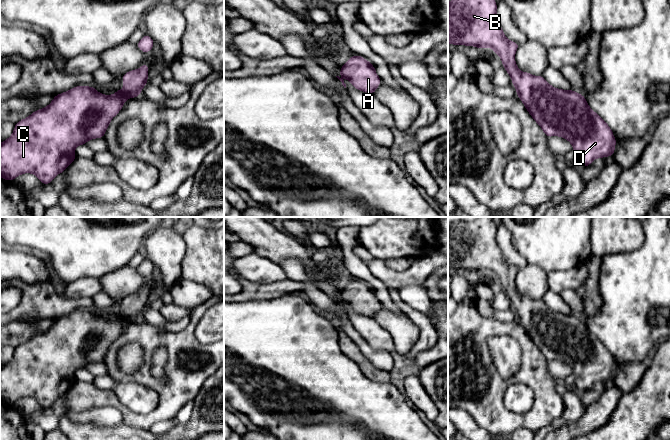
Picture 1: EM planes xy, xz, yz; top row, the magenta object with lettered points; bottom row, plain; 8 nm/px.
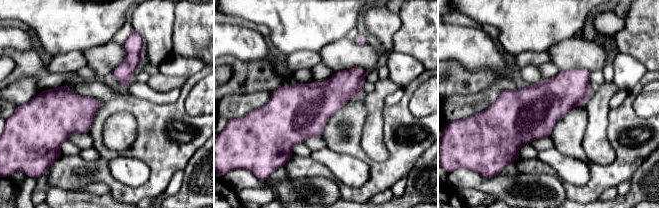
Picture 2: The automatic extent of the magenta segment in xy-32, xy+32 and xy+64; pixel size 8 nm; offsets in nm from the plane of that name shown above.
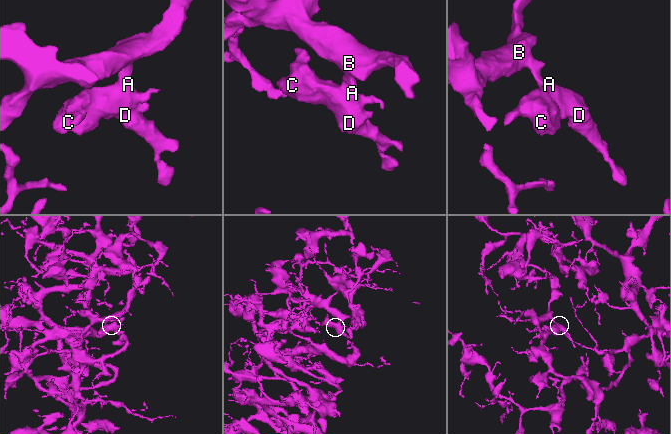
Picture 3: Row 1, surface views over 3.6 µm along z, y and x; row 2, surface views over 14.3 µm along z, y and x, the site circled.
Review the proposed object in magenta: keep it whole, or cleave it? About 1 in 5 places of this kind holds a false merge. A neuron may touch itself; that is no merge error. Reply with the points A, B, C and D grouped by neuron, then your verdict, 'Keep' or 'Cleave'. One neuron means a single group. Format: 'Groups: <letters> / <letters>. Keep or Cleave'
Groups: A B C D. Keep

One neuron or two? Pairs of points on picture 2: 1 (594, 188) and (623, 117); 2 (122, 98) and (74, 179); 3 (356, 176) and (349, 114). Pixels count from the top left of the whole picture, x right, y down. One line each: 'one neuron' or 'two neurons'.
1: one neuron
2: one neuron
3: two neurons

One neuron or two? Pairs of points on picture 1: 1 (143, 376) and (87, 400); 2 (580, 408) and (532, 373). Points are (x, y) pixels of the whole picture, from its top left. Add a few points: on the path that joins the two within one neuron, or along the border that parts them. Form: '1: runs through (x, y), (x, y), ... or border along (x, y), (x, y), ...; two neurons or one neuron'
1: runs through (163, 400), (150, 419), (132, 419), (114, 402); one neuron
2: border along (562, 396), (564, 411), (556, 419); two neurons

